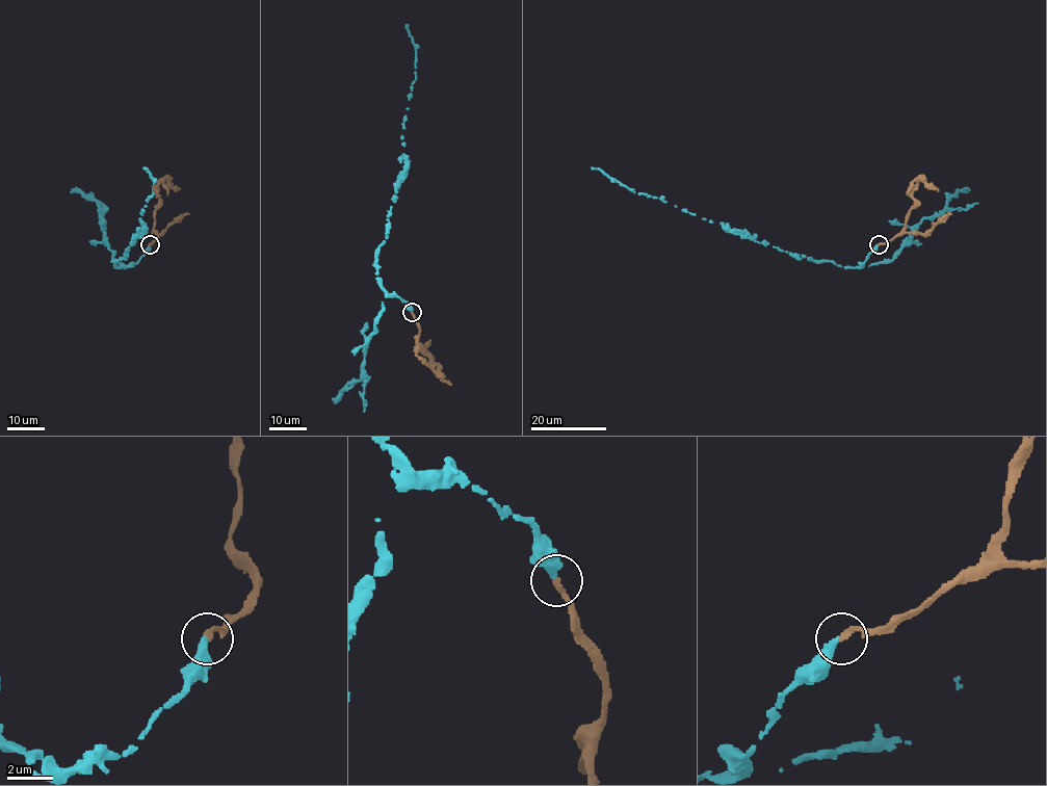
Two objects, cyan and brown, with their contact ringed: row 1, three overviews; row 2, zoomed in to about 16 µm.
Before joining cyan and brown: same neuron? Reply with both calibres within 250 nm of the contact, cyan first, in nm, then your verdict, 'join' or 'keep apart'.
calibres 360 and 200 nm; join

